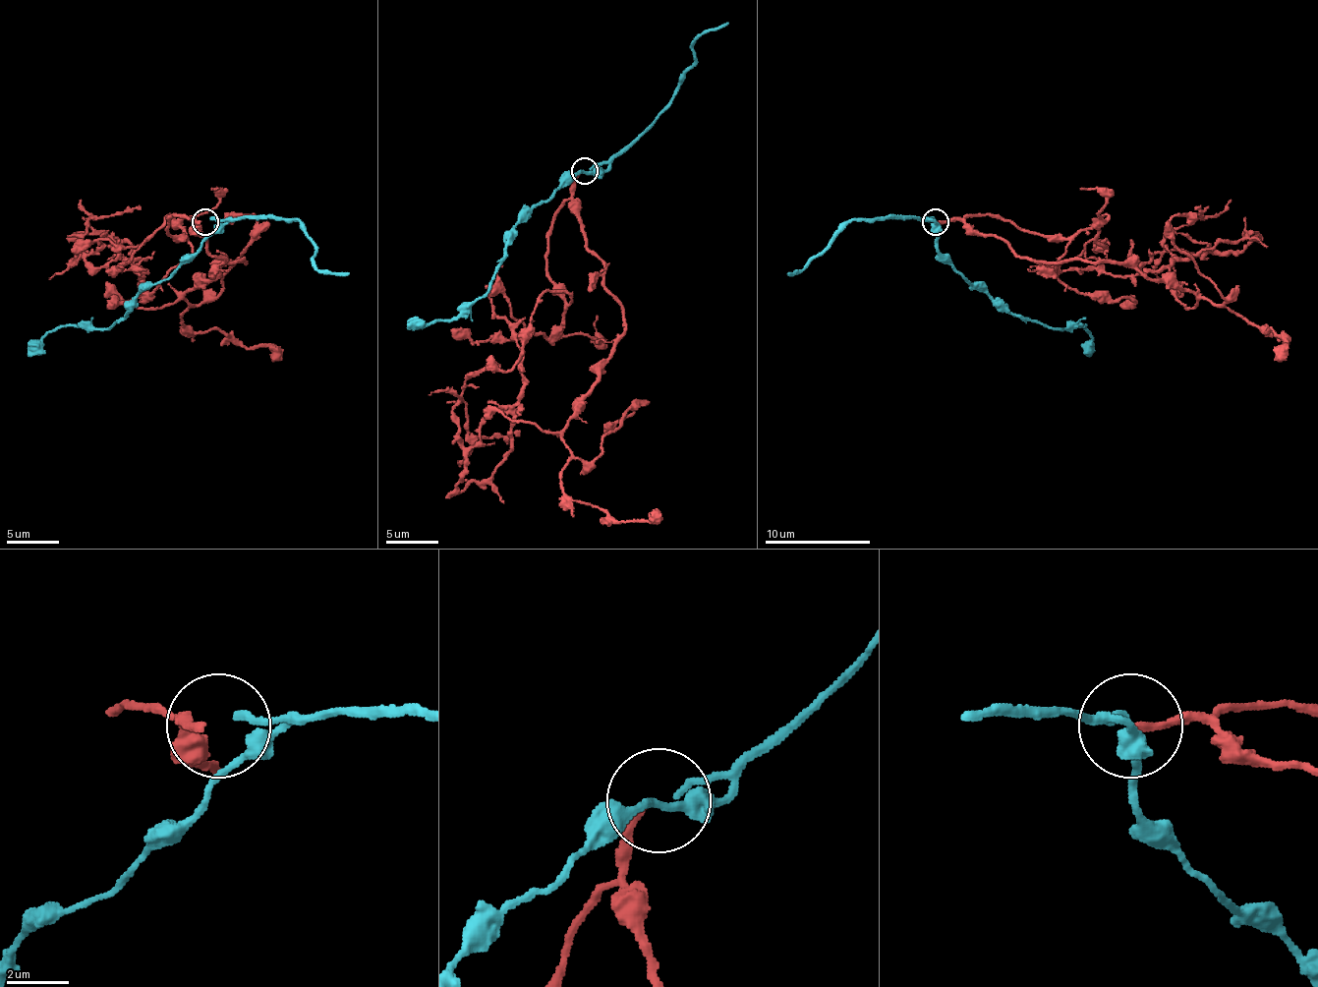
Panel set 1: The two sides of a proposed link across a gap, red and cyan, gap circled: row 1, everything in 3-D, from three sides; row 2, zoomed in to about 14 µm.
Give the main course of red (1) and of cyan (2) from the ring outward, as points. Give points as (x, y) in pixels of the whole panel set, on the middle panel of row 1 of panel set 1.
1: (580, 172), (561, 322), (492, 296), (524, 396), (458, 487), (455, 402), (519, 436)
2: (590, 169), (577, 172), (516, 225), (489, 288), (455, 318), (421, 328), (408, 322)

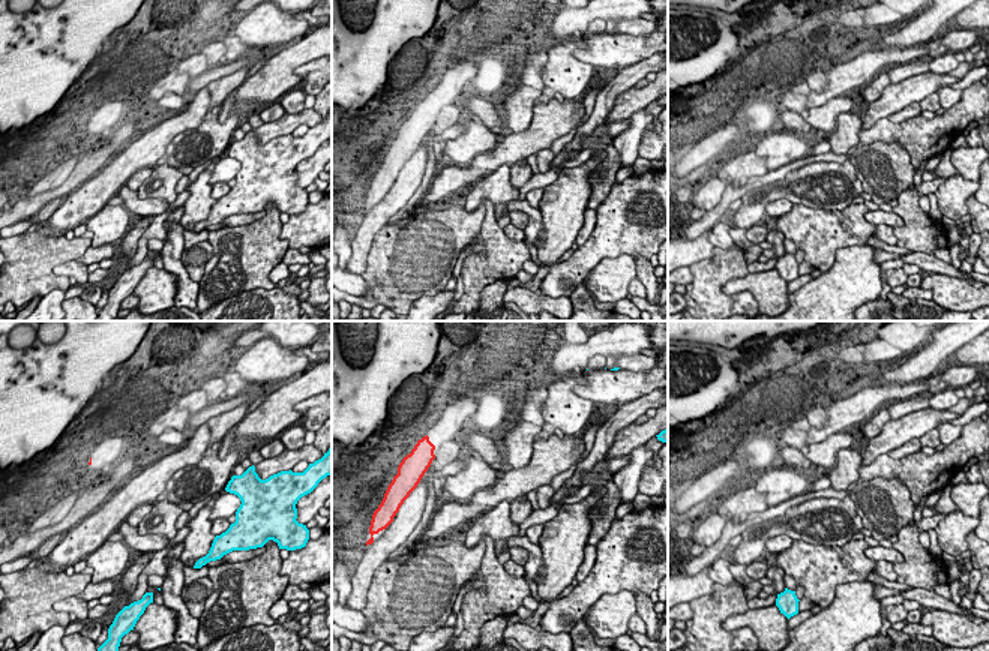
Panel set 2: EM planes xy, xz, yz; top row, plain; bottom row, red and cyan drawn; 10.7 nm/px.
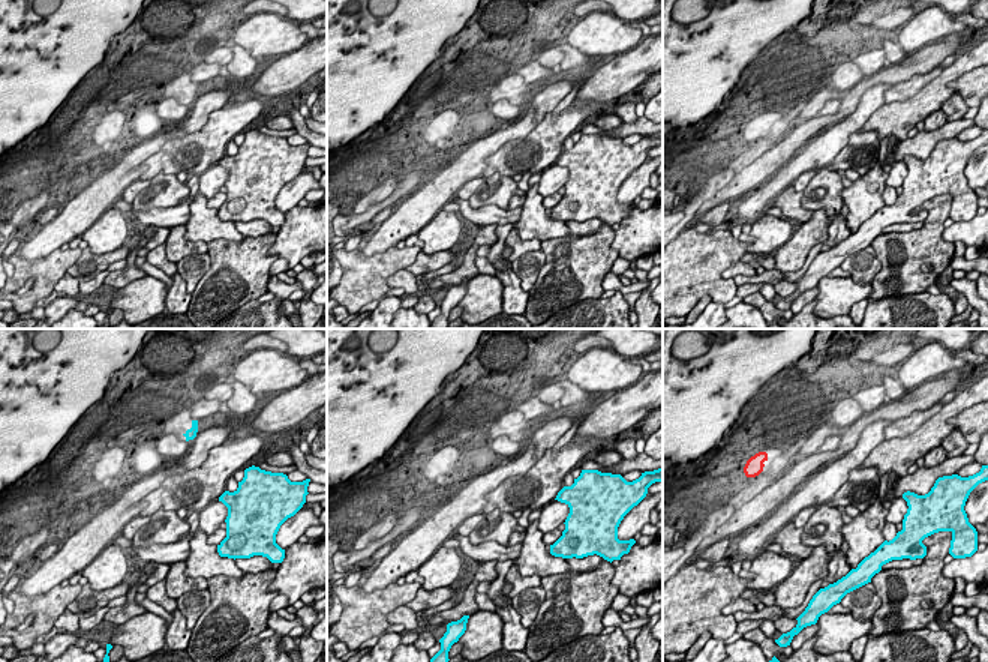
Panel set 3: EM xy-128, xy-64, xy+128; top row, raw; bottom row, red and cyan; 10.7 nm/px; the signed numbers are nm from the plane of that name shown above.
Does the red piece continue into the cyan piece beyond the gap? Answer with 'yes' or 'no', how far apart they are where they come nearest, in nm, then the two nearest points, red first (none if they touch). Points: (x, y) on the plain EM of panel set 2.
no; 1800 nm apart; from red across xz (434, 110), (587, 33)

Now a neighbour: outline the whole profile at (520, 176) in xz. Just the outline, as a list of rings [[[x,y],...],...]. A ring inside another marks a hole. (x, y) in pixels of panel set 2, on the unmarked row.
[[[516,164],[510,165],[509,172],[510,172],[510,183],[518,189],[521,189],[533,174],[531,166],[528,164],[522,166]]]

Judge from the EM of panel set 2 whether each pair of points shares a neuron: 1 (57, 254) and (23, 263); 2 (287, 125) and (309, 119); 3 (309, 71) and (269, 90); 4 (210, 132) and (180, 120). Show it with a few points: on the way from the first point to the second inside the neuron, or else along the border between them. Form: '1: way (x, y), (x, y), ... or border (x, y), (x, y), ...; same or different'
1: way (48, 254), (36, 254), (32, 258); same
2: way (293, 122), (303, 119); same
3: border (315, 59), (294, 71), (300, 78), (299, 83); different
4: border (210, 110), (195, 128), (182, 131), (168, 144); different

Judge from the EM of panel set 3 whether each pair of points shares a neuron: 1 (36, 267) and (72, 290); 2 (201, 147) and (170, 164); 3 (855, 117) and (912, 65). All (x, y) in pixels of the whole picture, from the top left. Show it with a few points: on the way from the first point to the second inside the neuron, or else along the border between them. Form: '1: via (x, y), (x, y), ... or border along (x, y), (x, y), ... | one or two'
1: border along (66, 270), (53, 290) | two
2: via (194, 153), (177, 156) | one
3: border along (892, 83), (873, 84), (859, 101) | two

